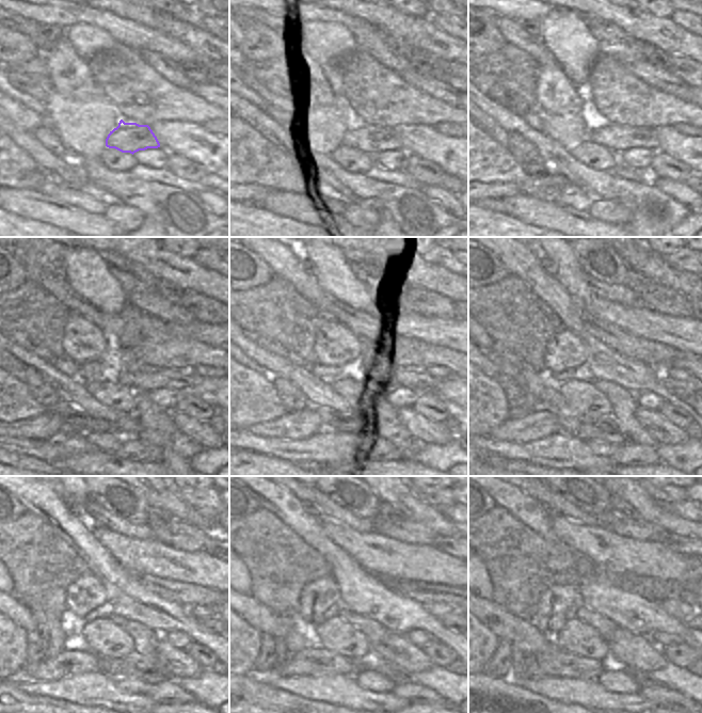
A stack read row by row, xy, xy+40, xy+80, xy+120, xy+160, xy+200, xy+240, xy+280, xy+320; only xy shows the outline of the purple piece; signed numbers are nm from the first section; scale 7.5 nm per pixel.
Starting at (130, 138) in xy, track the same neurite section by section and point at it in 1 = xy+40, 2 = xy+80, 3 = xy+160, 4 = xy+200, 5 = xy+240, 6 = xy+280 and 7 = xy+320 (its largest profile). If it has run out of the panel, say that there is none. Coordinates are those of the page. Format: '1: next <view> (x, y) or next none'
1: next xy+40 (372, 139)
2: next xy+80 (617, 138)
3: next xy+160 (416, 379)
4: next xy+200 (685, 387)
5: next xy+240 (207, 623)
6: next xy+280 (446, 620)
7: next xy+320 (685, 621)

